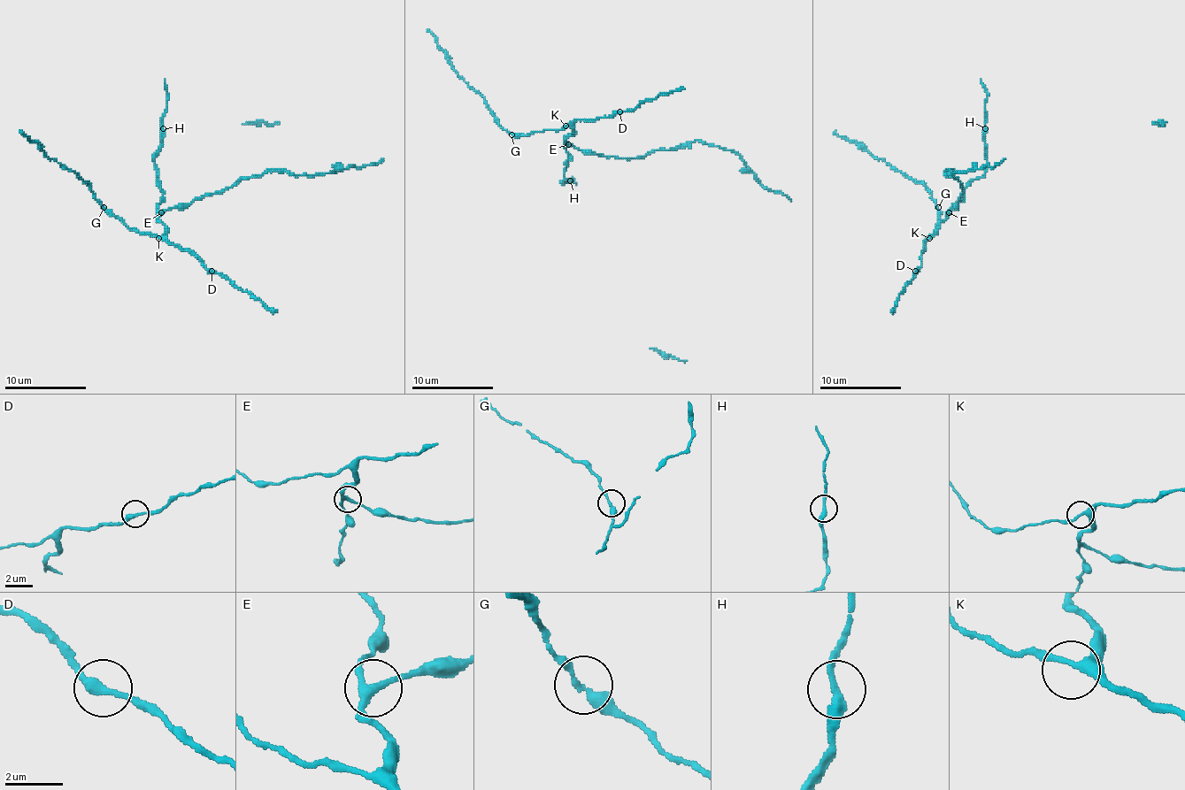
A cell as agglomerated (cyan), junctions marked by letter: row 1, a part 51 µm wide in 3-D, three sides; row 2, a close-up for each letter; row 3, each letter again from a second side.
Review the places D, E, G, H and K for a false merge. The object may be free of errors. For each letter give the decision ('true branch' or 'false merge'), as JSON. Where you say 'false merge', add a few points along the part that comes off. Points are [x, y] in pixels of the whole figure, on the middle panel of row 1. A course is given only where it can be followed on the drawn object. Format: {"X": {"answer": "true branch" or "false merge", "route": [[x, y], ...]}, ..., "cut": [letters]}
{"D": {"answer": "true branch"}, "E": {"answer": "false merge", "route": [[568, 144], [603, 156], [637, 158], [701, 140], [734, 150], [765, 187], [781, 191], [791, 201]]}, "G": {"answer": "true branch"}, "H": {"answer": "true branch"}, "K": {"answer": "true branch"}, "cut": ["E"]}

